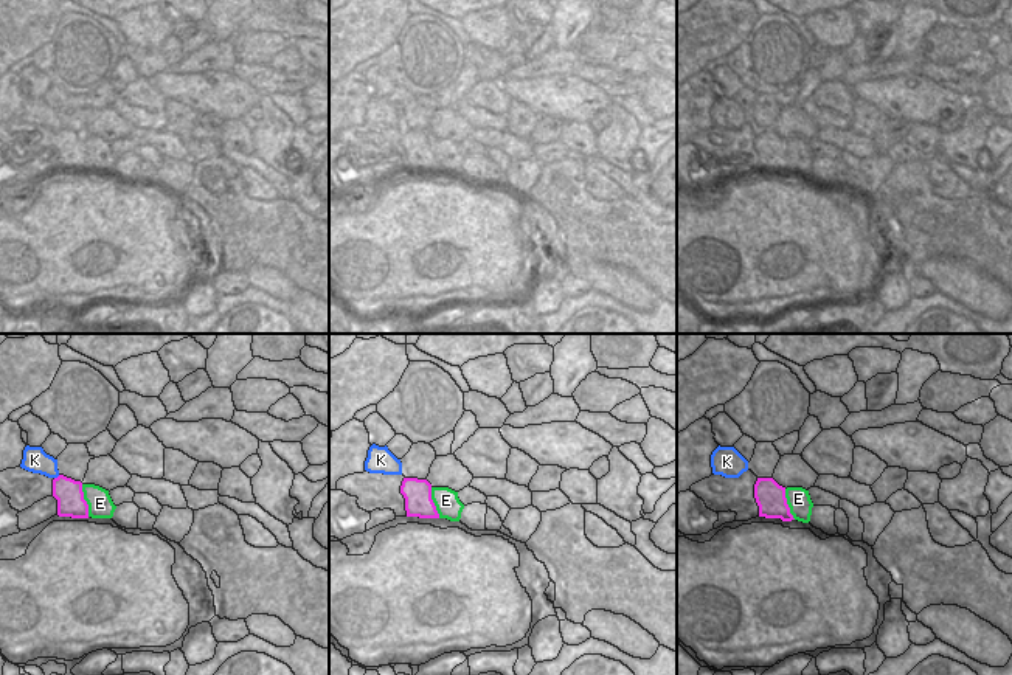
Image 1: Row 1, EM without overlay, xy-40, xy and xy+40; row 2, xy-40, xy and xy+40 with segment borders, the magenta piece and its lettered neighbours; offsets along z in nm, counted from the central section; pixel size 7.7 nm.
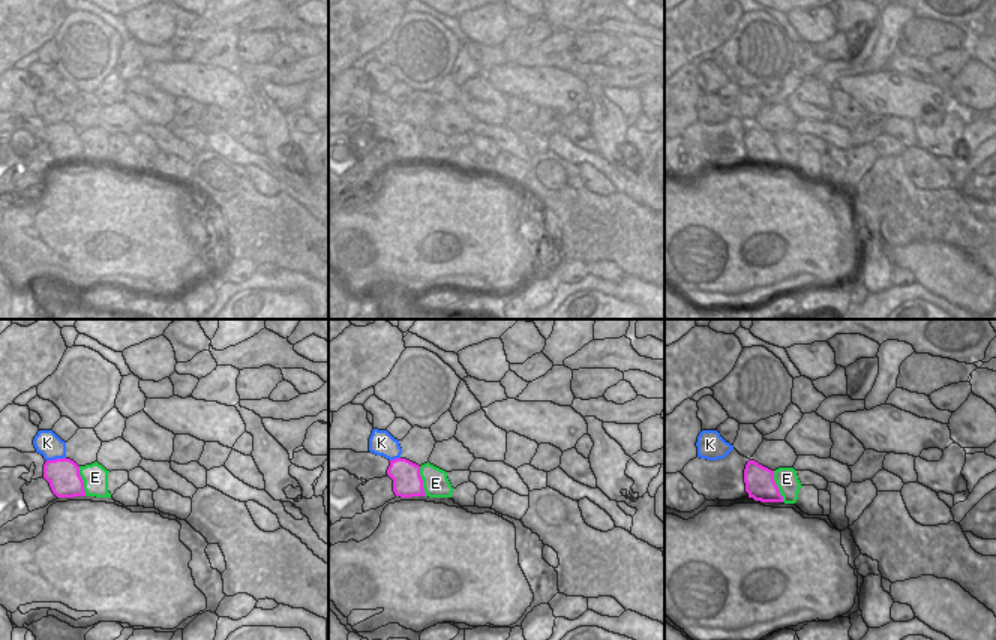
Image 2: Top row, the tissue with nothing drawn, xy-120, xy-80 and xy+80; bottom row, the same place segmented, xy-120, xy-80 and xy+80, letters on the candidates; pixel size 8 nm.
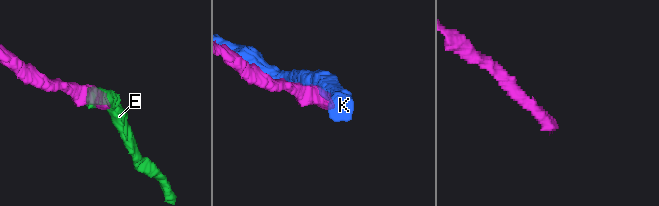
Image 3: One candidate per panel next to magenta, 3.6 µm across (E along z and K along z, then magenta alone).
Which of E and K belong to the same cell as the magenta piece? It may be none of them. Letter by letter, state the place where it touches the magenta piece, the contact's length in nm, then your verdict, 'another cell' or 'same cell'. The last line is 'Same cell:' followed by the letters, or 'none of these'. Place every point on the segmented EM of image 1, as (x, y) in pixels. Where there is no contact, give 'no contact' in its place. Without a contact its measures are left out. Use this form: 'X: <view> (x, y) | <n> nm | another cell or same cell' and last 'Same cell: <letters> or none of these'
E: xy-40 (84, 500) | 260 nm | same cell
K: xy-40 (58, 477) | 60 nm | another cell
Same cell: E

